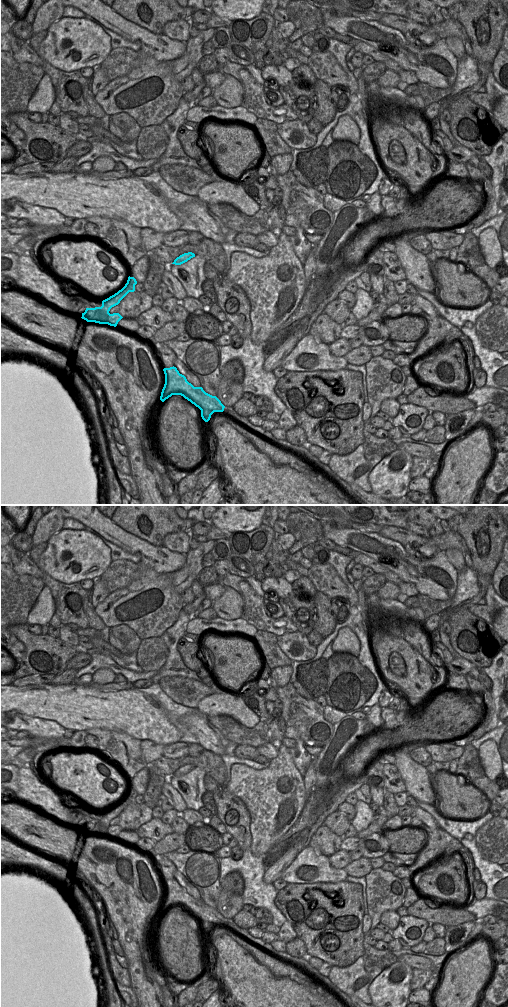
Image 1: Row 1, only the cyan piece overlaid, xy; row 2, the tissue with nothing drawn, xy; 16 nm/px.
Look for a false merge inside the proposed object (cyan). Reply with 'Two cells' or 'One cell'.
Two cells.

